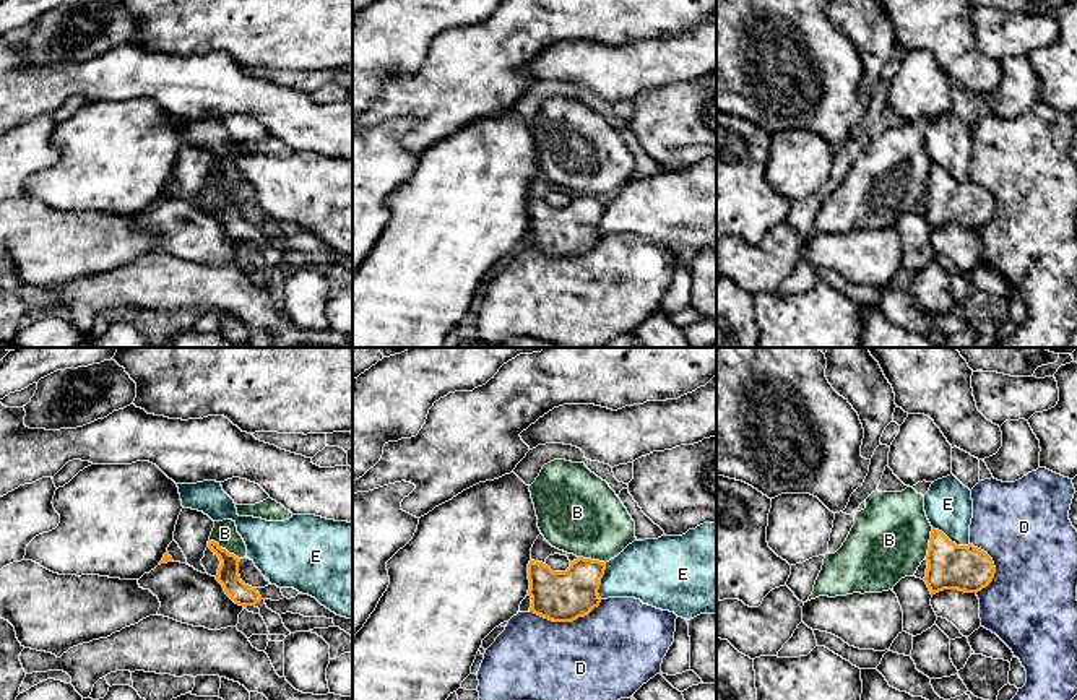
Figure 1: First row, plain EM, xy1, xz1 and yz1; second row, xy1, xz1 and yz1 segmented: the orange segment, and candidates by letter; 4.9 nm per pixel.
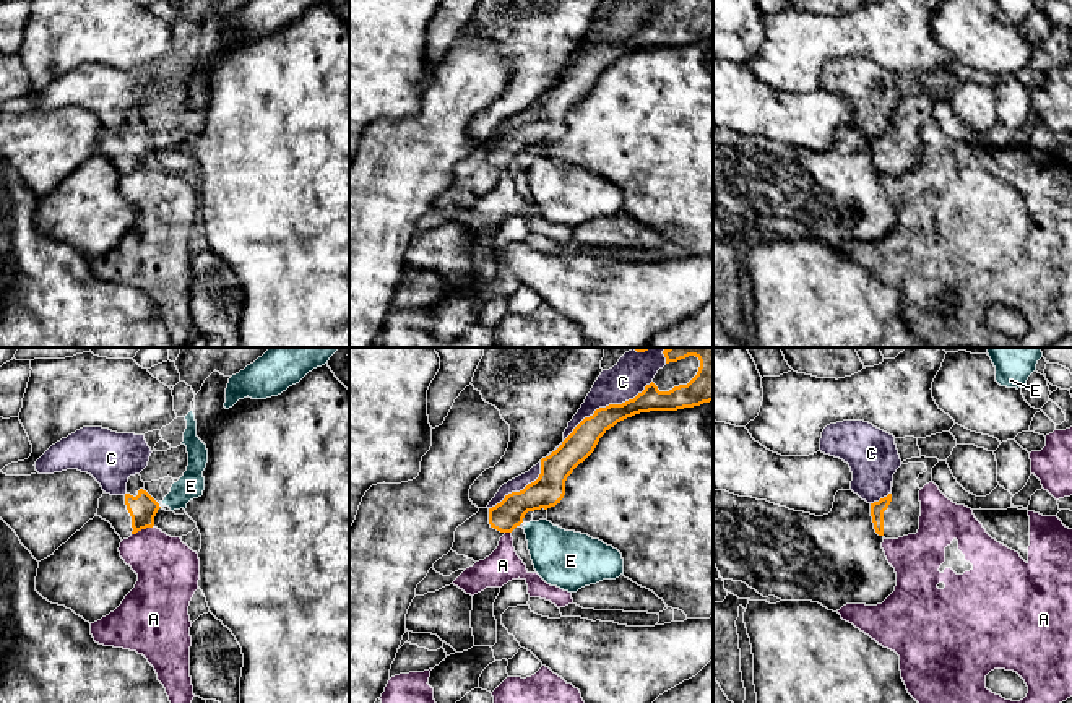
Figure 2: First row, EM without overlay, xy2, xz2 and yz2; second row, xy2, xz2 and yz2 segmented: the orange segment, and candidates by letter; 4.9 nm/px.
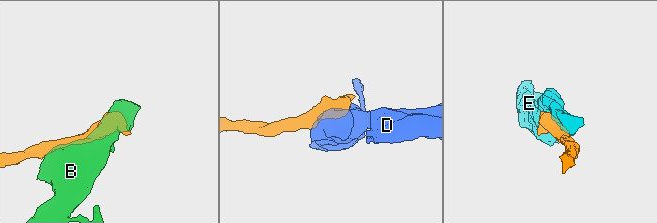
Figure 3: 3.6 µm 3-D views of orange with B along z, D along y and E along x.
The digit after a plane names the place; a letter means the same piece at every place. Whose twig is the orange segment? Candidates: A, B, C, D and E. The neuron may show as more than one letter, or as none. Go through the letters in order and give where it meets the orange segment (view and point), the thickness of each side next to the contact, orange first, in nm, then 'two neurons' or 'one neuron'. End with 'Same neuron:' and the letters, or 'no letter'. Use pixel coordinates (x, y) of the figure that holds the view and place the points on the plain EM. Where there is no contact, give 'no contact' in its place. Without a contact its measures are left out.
A: xy2 (142, 164) | 140/300 nm | two neurons
B: xy1 (224, 185) | 110/120 nm | two neurons
C: xz2 (606, 43) | 150/180 nm | two neurons
D: xz1 (566, 257) | 260/460 nm | two neurons
E: yz1 (949, 176) | 220/240 nm | two neurons
Same neuron: no letter

